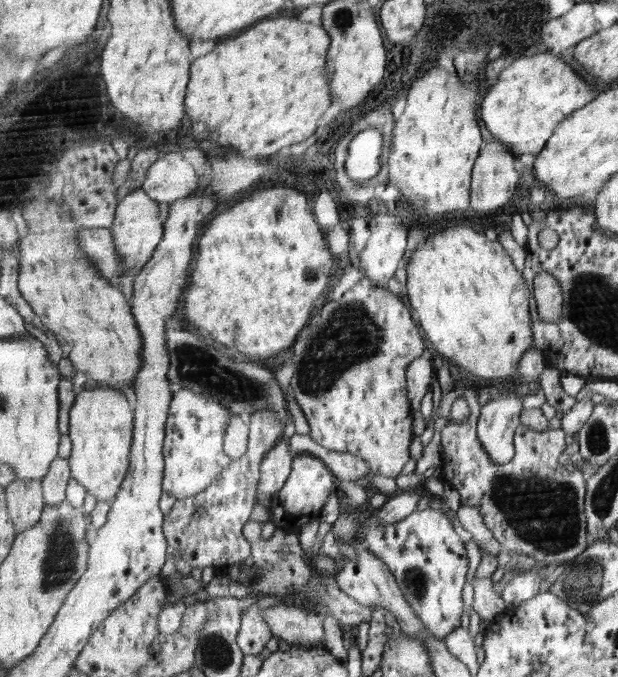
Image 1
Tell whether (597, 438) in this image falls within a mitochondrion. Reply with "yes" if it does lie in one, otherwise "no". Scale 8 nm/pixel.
yes

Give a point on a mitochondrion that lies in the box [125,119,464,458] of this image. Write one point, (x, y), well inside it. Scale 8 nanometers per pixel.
(347, 335)

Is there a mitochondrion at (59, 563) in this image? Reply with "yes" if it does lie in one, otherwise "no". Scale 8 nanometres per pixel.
yes

